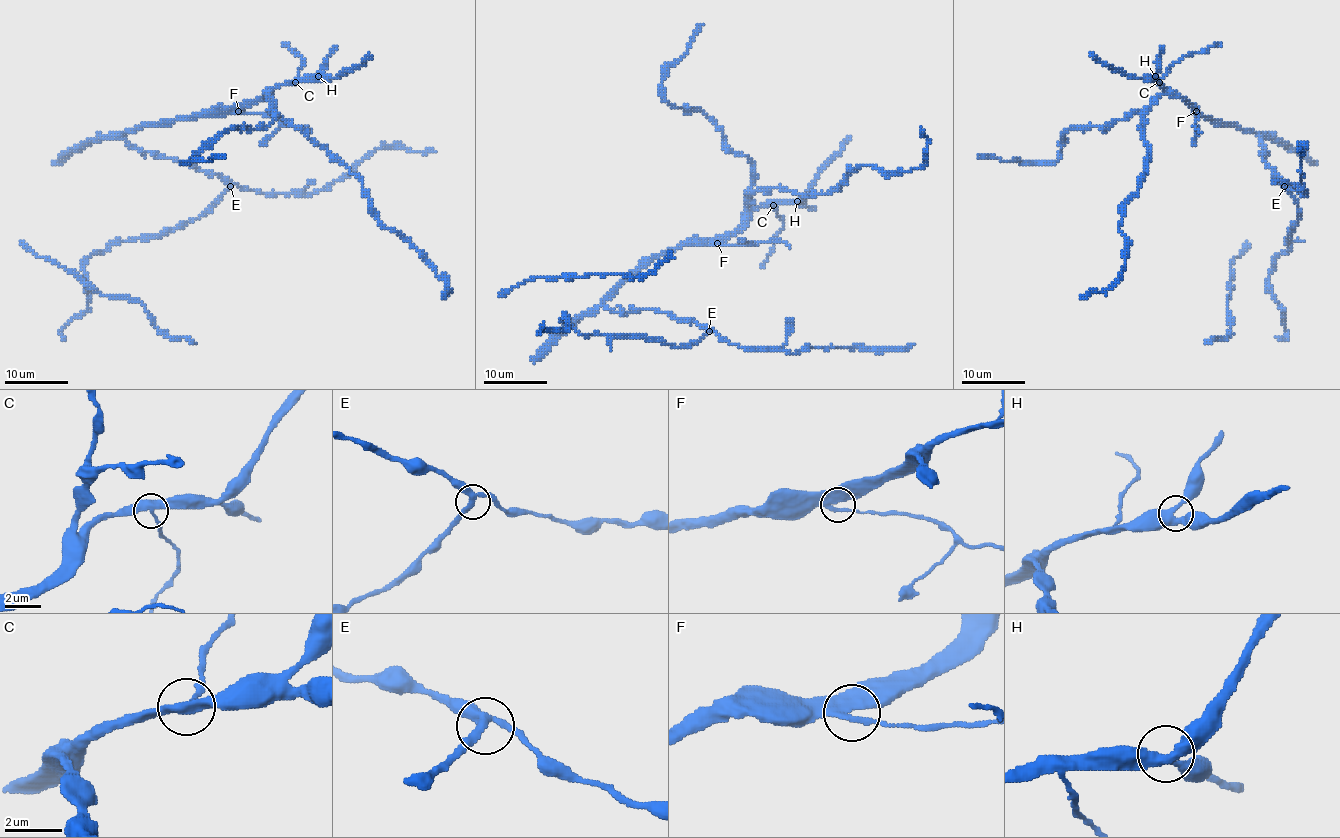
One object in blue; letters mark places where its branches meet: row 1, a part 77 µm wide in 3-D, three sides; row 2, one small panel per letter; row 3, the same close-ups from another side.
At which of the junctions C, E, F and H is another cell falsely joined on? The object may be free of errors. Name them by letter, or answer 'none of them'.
C

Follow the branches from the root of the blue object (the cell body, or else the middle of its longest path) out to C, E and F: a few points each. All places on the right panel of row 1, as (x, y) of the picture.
C: (1252, 133), (1236, 125), (1219, 125), (1199, 116), (1187, 101), (1174, 96), (1159, 82)
E: (1252, 133), (1260, 138), (1265, 148), (1263, 159), (1284, 186)
F: (1252, 133), (1236, 125), (1219, 125), (1196, 111)

